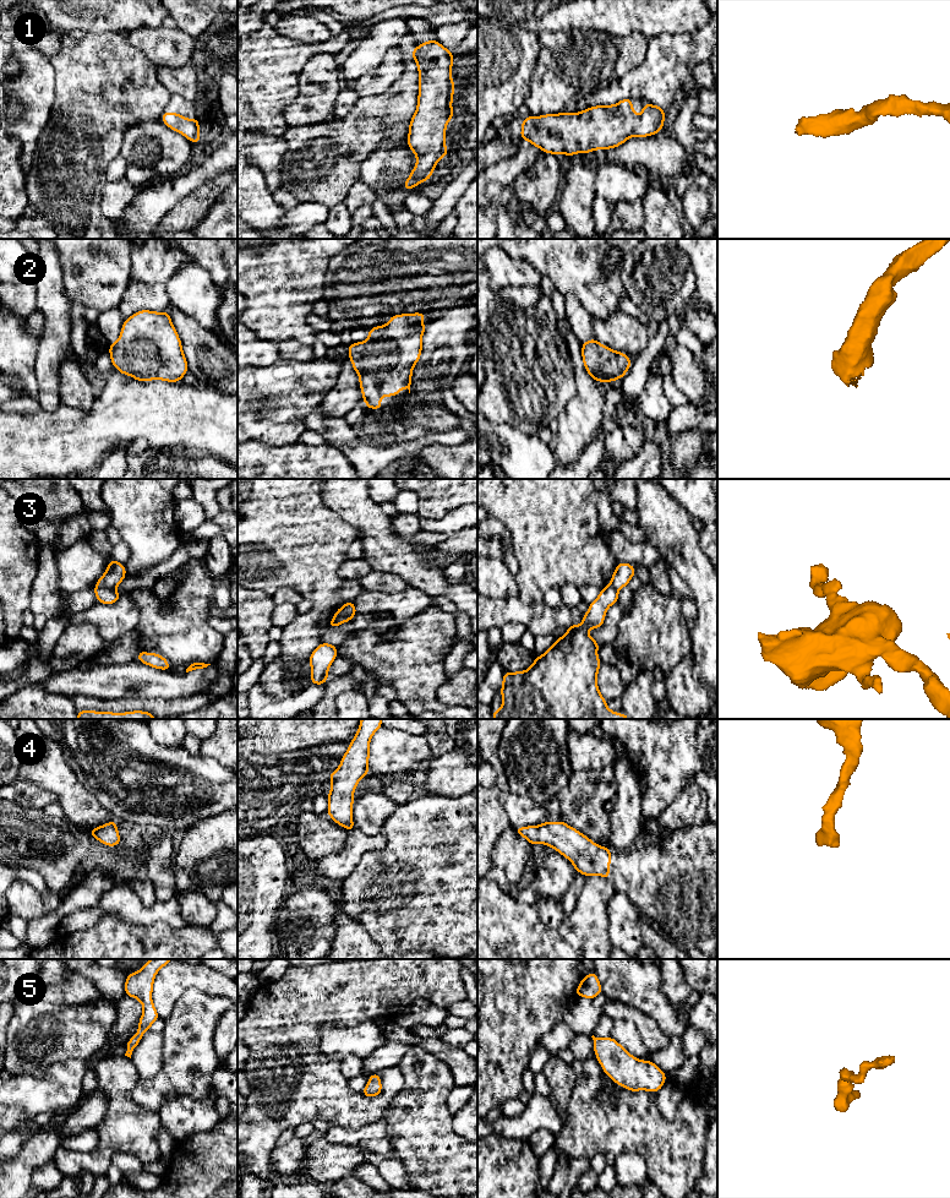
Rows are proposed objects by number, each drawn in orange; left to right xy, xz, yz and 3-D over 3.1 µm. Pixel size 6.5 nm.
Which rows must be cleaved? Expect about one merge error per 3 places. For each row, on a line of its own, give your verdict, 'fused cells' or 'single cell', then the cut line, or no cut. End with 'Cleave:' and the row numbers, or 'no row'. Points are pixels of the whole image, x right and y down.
1: single cell; no cut
2: single cell; no cut
3: fused cells; cut in xy along (114, 587), (97, 587), (94, 589)
4: single cell; no cut
5: single cell; no cut
Cleave: 3

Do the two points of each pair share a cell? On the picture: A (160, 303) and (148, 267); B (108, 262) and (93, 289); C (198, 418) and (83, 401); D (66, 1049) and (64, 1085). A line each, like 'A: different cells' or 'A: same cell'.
A: different cells
B: same cell
C: different cells
D: different cells

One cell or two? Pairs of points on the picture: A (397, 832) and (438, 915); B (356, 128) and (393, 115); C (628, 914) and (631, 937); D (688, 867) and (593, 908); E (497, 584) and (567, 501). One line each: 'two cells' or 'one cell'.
A: one cell
B: one cell
C: one cell
D: two cells
E: two cells

